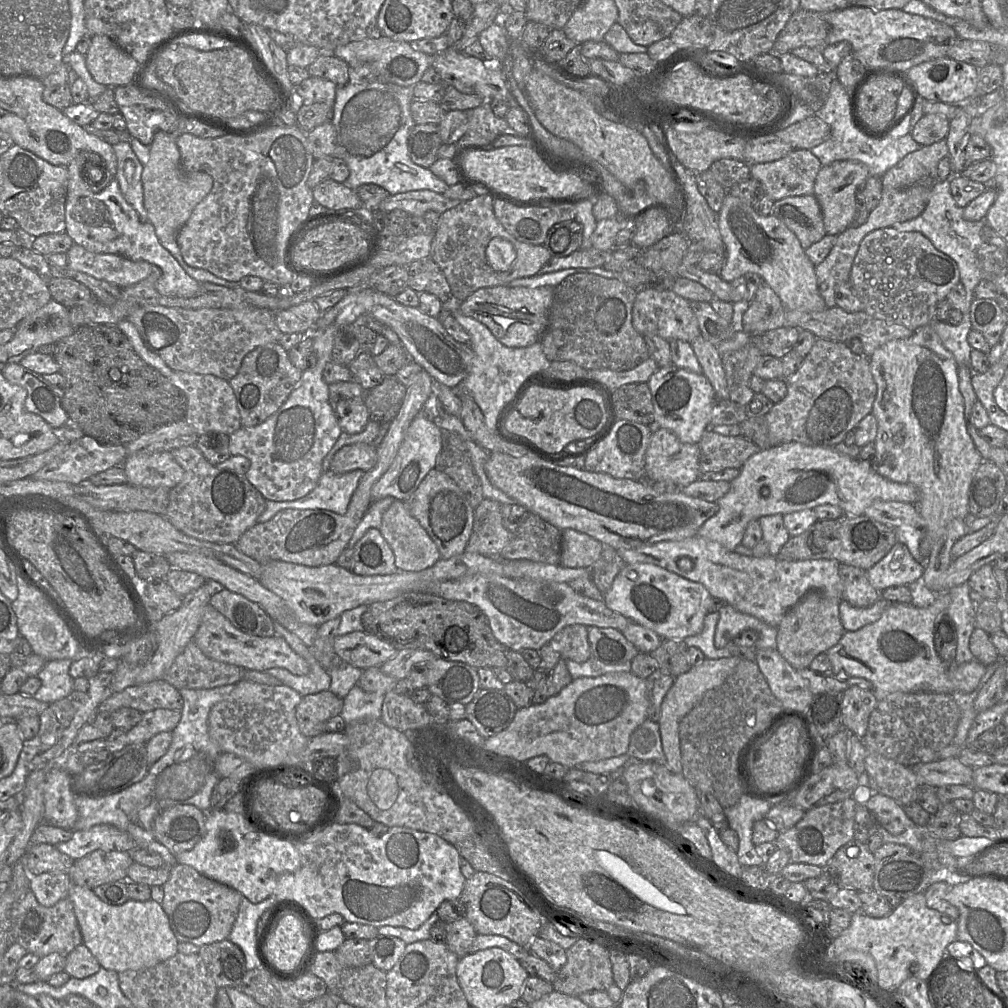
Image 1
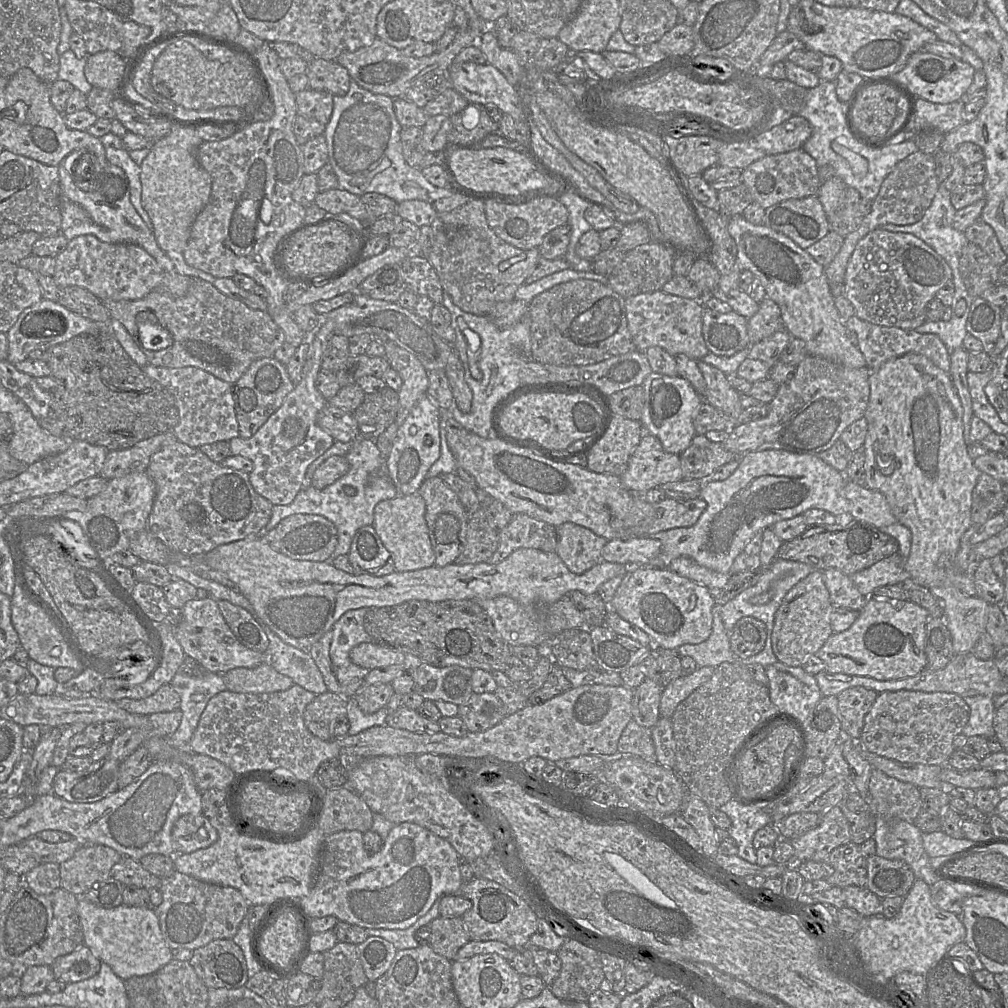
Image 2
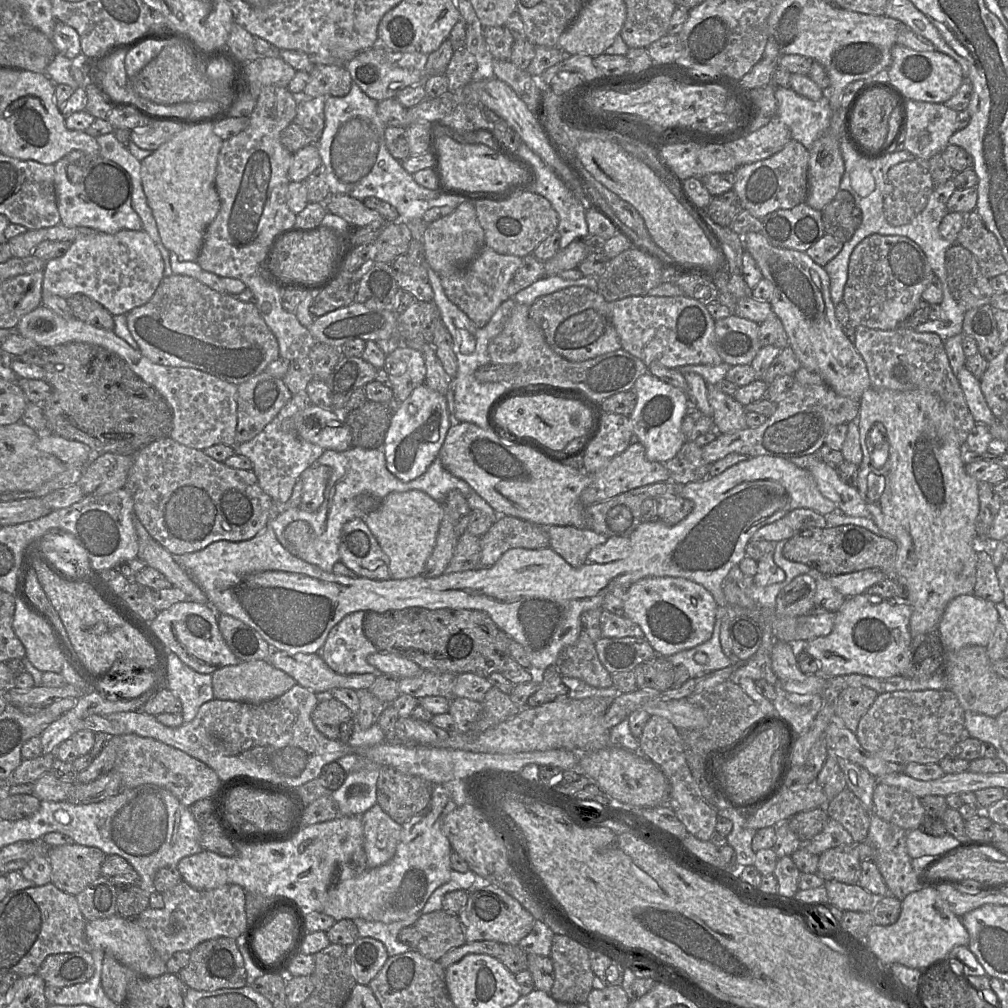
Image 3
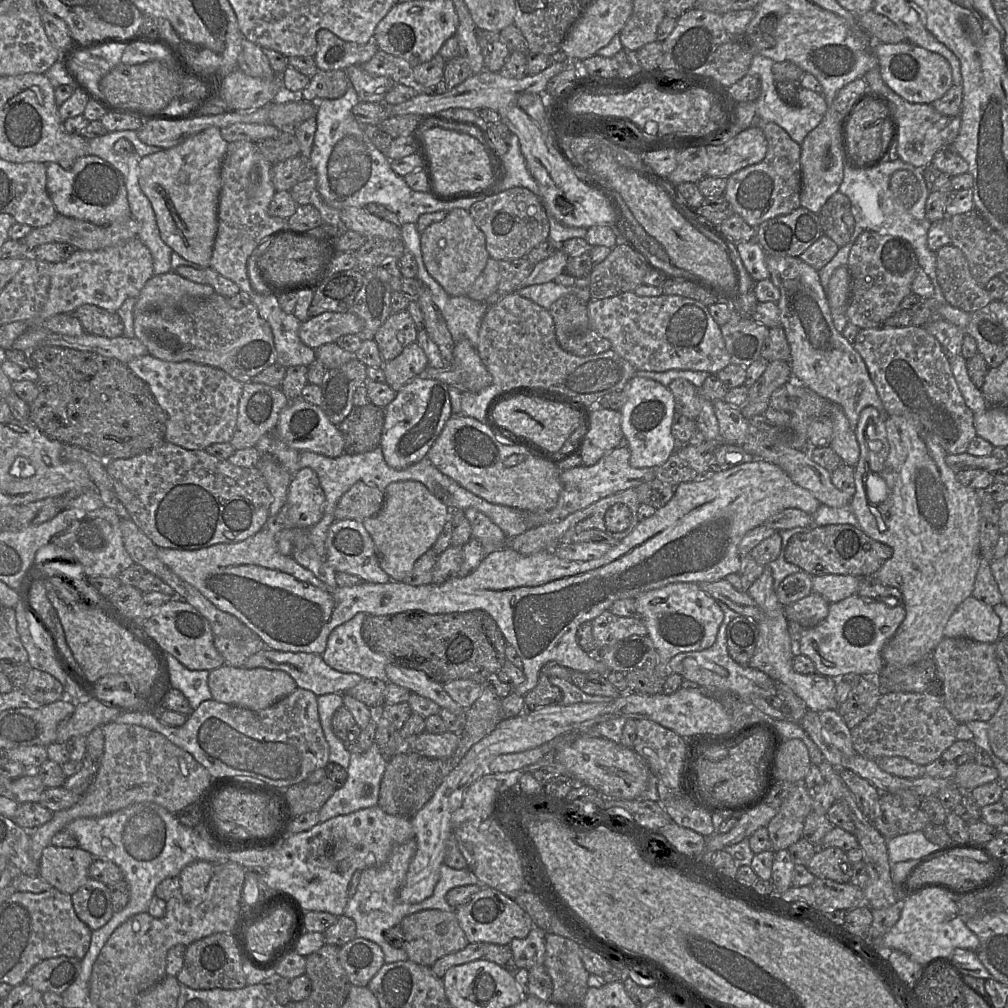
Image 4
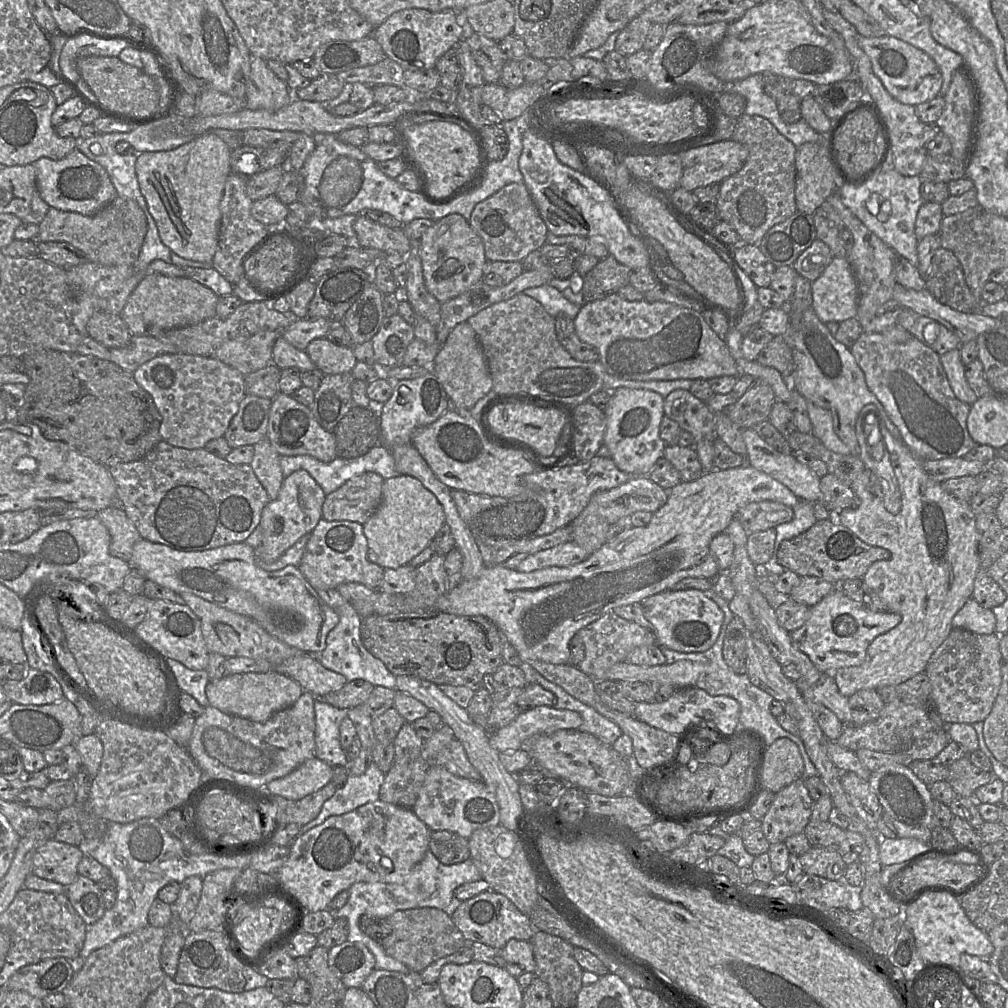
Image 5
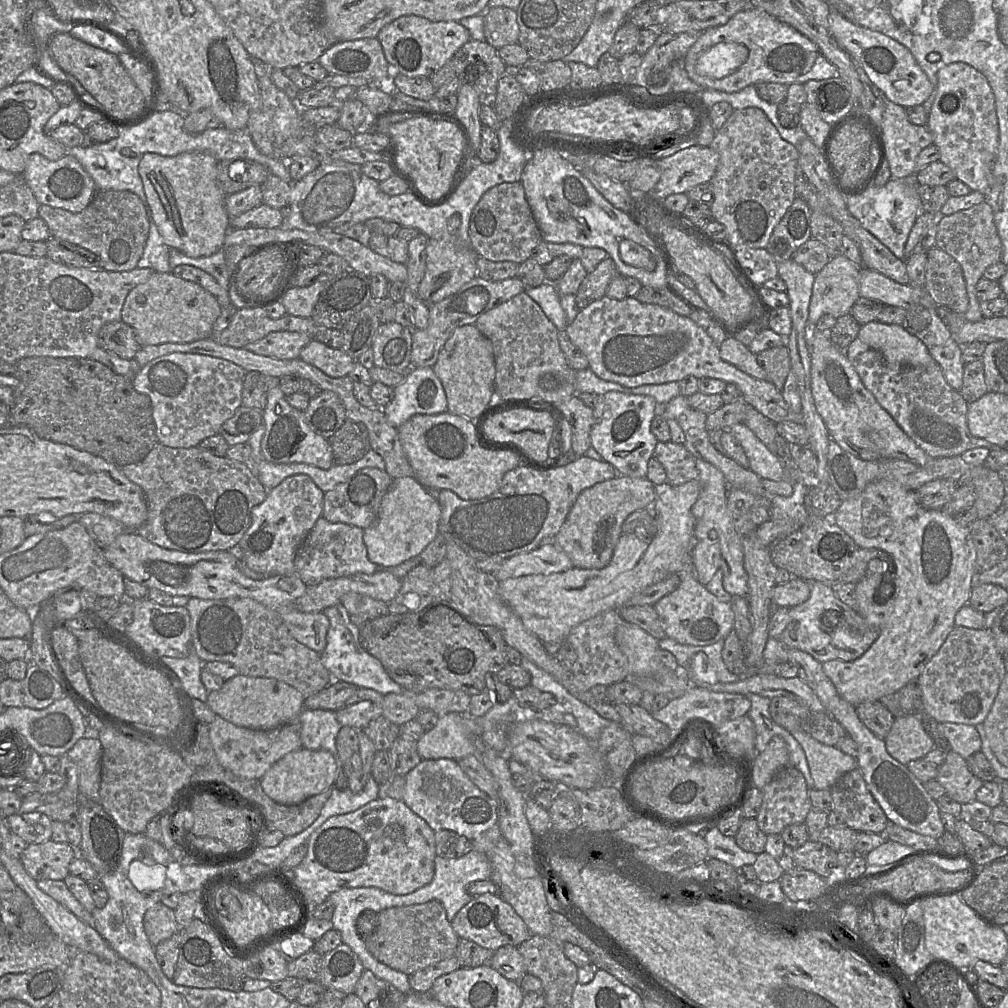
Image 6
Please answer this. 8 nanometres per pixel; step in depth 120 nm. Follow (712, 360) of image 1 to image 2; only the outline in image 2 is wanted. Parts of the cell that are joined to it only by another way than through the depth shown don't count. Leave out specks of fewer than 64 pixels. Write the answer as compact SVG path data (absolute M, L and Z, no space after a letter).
M704 361L697 363L706 383L704 401L738 420L743 411L740 394L730 385L728 377Z

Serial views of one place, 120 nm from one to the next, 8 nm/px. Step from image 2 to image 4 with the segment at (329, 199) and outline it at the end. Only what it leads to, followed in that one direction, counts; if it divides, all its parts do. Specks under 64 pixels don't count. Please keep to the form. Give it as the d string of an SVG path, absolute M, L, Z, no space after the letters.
M346 207L340 210L345 229L356 231L366 238L401 239L400 227L369 213L365 207Z

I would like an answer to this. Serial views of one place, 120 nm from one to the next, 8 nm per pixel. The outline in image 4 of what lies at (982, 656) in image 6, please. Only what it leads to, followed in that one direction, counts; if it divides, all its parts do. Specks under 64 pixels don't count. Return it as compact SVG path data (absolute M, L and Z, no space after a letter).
M944 638L932 657L941 683L945 707L958 723L988 722L998 710L1006 686L995 658L994 643L981 643L968 638Z

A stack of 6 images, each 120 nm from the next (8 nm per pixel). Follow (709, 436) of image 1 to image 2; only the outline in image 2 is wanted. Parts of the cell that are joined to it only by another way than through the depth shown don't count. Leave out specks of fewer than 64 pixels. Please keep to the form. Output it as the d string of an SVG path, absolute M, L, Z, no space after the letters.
M705 434L695 435L689 447L680 454L683 480L709 480L715 470L737 459L739 456L740 455L726 450L722 443L711 442Z

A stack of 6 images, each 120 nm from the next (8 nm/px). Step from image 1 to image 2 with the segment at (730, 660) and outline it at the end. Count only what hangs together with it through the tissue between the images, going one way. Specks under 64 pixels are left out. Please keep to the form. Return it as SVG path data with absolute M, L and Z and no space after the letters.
M700 667L691 674L684 674L663 687L660 699L660 717L671 719L677 706L694 690L707 682L714 673L714 667Z

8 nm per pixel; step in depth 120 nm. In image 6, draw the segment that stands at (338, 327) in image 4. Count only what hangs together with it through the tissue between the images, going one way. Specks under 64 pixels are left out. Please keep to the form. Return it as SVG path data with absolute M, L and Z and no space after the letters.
M279 331L247 344L244 349L265 357L293 360L299 358L301 349L311 340L312 337L303 332Z

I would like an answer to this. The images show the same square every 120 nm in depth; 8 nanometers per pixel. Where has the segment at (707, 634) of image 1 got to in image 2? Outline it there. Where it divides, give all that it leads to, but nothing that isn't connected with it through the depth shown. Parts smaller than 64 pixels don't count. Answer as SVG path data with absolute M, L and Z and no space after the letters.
M722 606L713 607L713 627L709 638L700 644L684 644L677 649L681 657L689 656L697 667L716 668L724 662L734 662L736 656L730 648L730 639L721 618Z

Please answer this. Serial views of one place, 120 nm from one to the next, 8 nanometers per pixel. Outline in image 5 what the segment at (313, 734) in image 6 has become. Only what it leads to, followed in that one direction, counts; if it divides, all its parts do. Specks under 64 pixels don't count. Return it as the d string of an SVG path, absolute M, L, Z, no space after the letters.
M315 697L315 757L330 766L348 768L346 751L340 744L339 727L348 710L336 708Z

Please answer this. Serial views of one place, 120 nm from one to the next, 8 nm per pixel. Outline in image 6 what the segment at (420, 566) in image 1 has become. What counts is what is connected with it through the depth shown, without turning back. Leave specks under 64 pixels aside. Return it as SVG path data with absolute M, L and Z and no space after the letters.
M412 477L393 479L381 500L376 520L368 528L363 529L363 541L367 549L368 559L379 569L389 569L418 557L439 533L440 516L439 503L429 489L423 487Z

